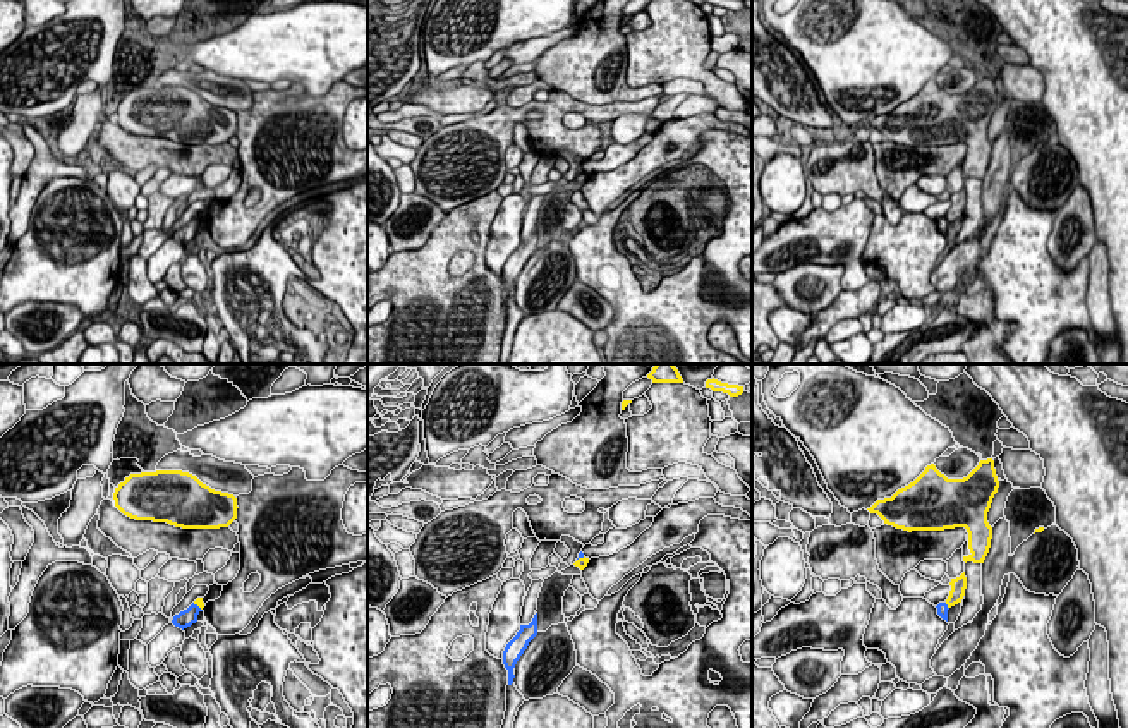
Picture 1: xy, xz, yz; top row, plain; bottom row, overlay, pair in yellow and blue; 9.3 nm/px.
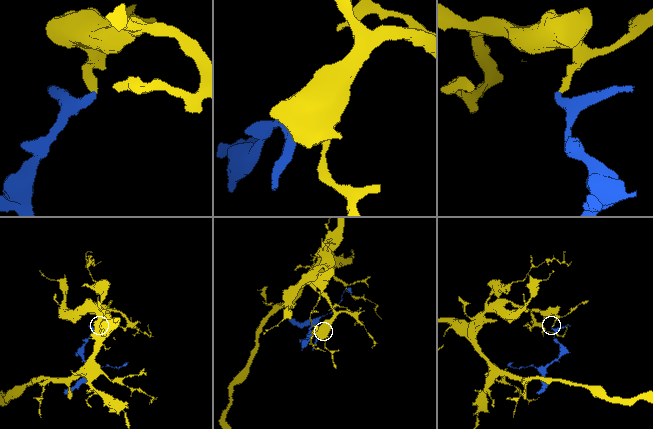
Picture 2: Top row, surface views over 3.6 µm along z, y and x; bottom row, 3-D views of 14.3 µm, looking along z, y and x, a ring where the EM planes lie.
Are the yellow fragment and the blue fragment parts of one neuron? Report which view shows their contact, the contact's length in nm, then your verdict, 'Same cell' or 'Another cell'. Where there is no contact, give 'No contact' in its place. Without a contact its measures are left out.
Touches yellow in xy. Shared border 120 nm. Another cell

